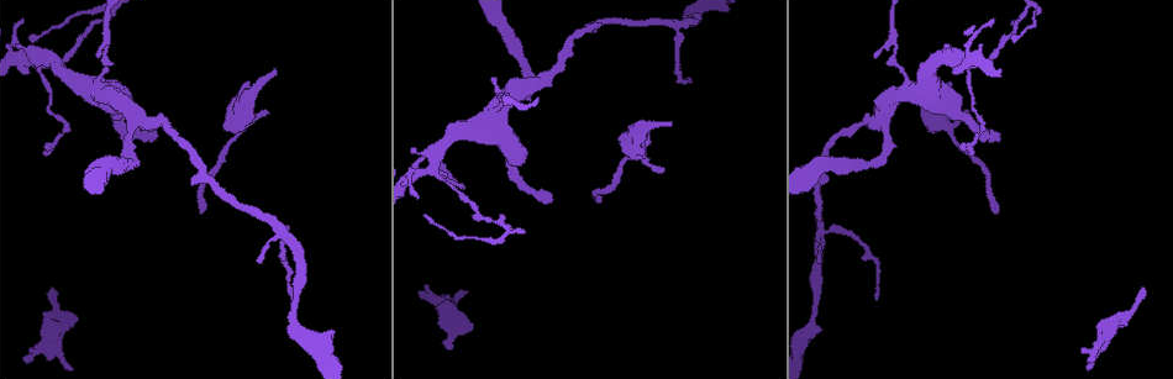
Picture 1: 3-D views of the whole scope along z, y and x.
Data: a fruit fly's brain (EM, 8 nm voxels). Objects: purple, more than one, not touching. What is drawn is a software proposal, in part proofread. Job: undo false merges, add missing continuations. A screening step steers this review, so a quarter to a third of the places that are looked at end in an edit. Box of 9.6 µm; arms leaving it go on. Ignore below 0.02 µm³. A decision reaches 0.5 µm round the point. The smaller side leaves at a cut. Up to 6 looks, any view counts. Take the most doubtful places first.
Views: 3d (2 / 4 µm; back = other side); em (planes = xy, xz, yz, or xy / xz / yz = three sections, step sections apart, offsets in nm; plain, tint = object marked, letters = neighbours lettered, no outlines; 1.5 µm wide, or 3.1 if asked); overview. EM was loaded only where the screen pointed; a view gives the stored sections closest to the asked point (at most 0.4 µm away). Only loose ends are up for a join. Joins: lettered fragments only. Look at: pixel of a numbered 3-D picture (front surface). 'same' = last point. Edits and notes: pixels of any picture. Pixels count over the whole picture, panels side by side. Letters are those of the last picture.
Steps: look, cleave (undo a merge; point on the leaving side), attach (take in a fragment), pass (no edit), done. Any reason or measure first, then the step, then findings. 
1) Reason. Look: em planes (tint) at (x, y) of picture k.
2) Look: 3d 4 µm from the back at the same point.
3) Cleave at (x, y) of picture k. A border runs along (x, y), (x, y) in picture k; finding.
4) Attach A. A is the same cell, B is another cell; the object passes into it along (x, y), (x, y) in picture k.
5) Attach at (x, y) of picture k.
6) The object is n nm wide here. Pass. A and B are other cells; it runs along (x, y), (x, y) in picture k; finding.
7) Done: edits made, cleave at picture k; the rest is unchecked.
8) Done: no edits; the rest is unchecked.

Branch stops here. Look: em xz step 8 (letters) at (272, 71) of picture 1.

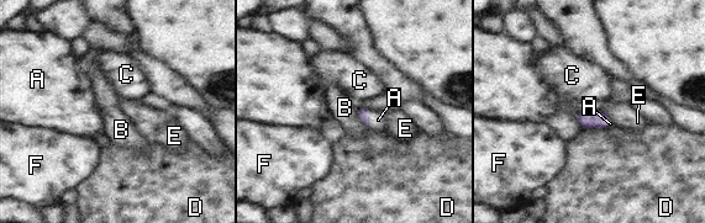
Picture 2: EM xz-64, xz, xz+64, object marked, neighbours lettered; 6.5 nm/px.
Attach at (378, 120) of picture 2. A is the same cell, B, C, D, E and F are other cells; the object passes into it along (363, 115), (368, 117), (378, 120) in picture 2; it goes on there.

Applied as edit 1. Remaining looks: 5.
Redraw. Look: overview.

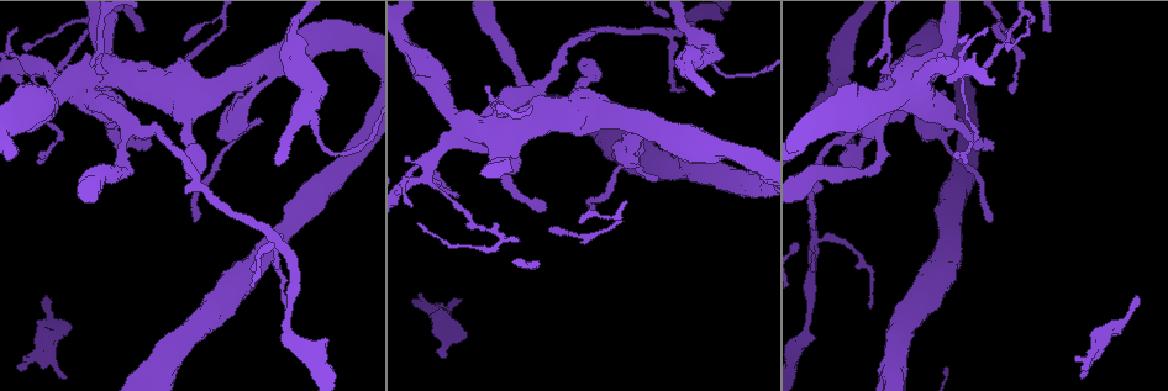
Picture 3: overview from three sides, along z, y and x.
Branch stops here. Look: 3d 4 µm at (417, 300) of picture 3.

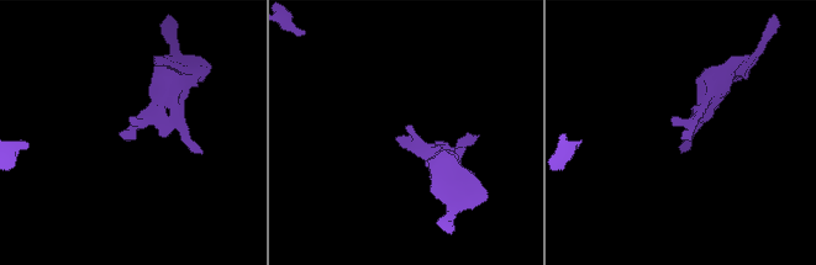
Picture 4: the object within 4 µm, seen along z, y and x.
Now the EM. Look: em xz step 4 (tint) at (125, 133) of picture 4.

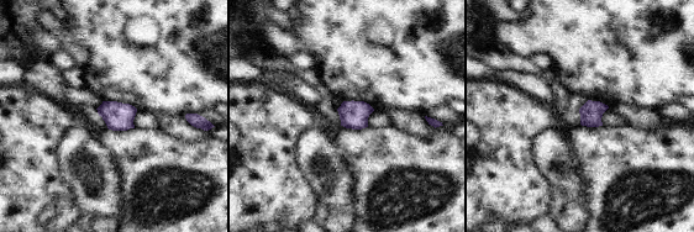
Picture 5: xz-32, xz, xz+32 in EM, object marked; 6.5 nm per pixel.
Another direction. Look: em yz step 8 (letters) at the same point.

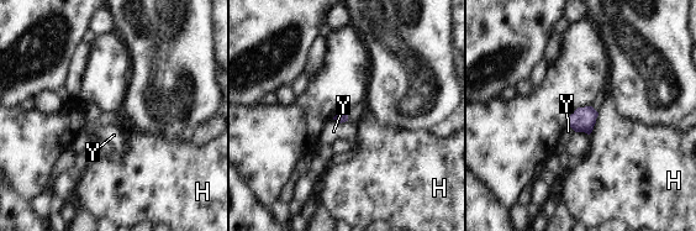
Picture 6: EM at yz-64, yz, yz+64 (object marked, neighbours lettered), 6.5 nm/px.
Pass. H and Y are other cells; a border runs along (332, 119), (339, 122), (347, 121) in picture 6; no lettered fragment goes on from it.

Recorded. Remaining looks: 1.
Sudden change in width. Look: em planes (letters) at (510, 181) of picture 3.

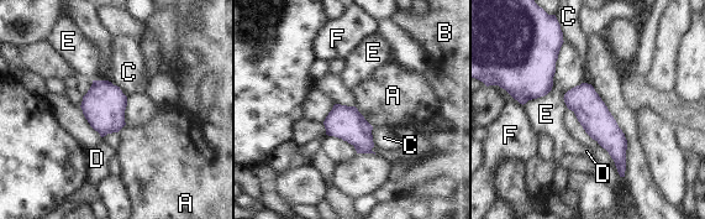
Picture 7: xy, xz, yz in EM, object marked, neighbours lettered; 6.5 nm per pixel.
Pass. A, B, C, D, E and F are other cells; continuous, no second neuron.

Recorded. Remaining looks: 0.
Done: edits made, attach at picture 2; the rest is unchecked.

